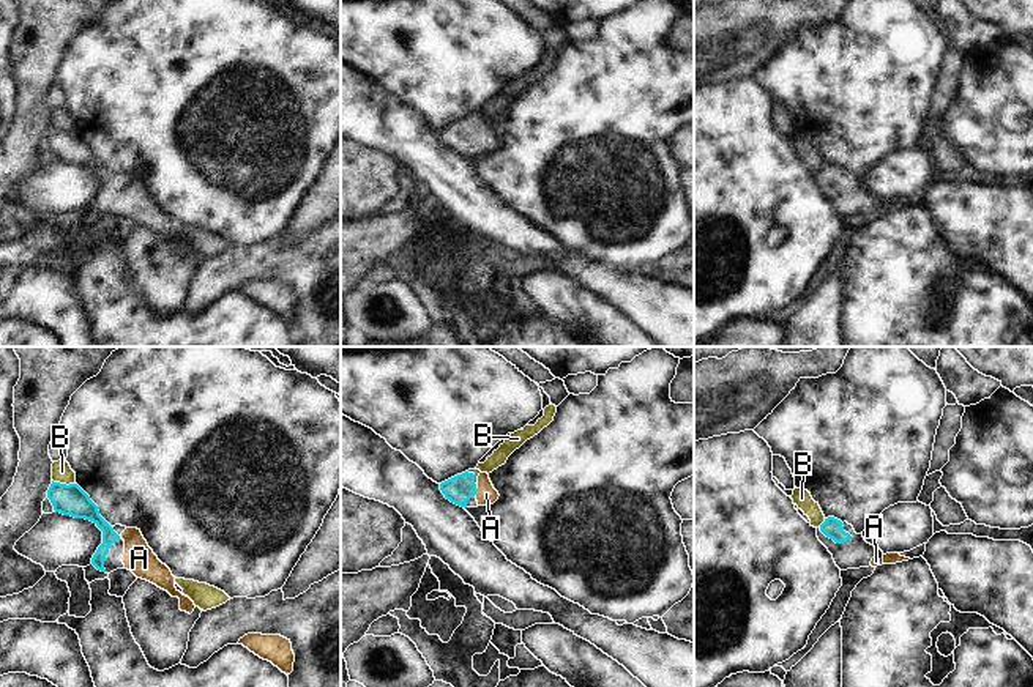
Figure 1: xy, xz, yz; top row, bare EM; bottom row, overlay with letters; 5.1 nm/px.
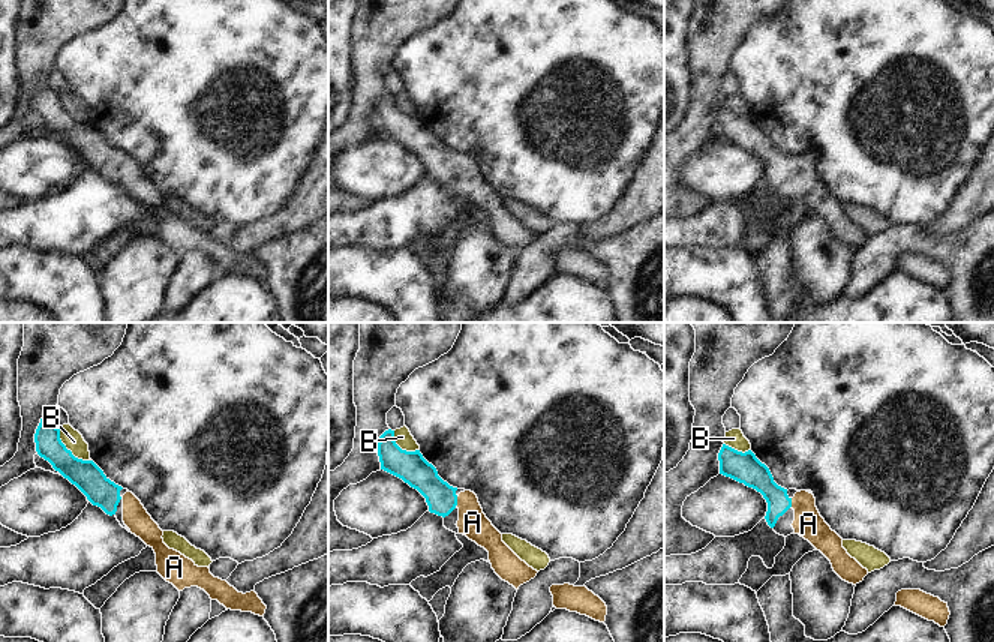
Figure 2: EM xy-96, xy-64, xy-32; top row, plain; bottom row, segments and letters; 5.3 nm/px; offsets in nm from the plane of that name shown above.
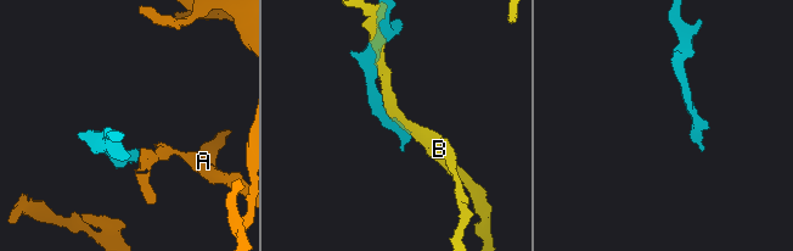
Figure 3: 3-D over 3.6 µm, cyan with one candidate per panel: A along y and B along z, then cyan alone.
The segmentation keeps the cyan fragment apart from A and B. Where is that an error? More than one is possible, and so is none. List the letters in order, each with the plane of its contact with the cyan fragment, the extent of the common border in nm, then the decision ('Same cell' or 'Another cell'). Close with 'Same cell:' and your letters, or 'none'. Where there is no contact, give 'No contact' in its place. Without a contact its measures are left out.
A: Touches cyan in xz. Shared border 30 nm. Same cell
B: Touches cyan in xy. Shared border 110 nm. Another cell
Same cell: A.

